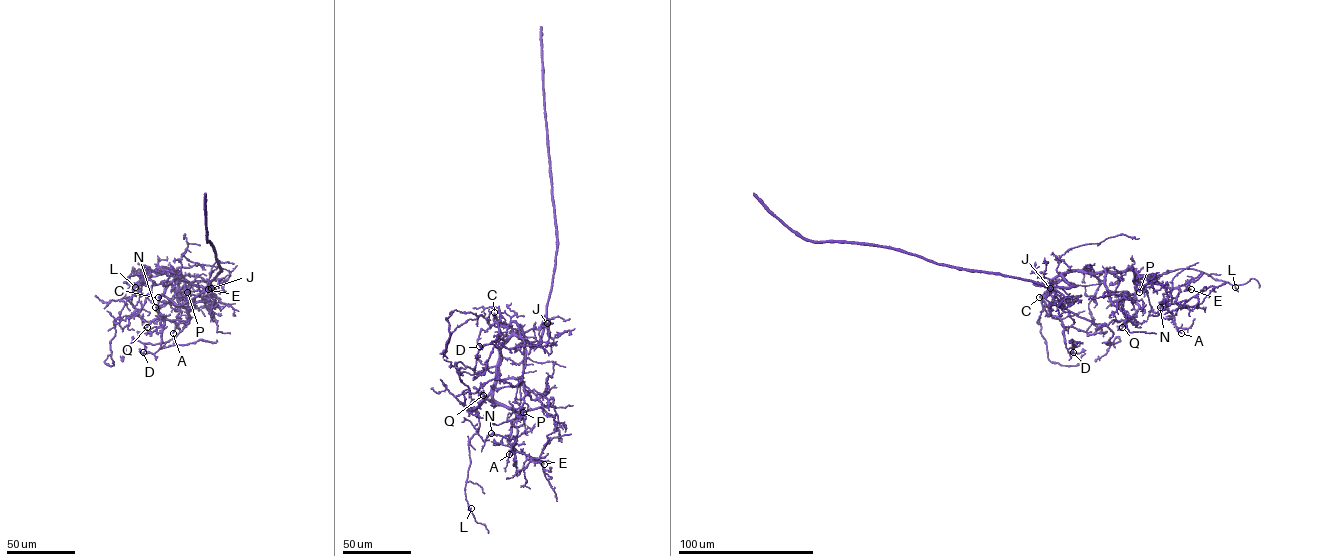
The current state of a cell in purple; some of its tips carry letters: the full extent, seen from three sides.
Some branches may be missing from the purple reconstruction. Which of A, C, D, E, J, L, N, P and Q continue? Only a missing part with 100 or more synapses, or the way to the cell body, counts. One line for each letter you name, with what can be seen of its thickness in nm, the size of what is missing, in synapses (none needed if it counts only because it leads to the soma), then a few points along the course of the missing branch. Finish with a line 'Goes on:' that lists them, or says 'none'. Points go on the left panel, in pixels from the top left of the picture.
C: Thickness 320 nm. Course of what is missing: (158, 297), (157, 306), (190, 316), (216, 312), (224, 298)
Goes on: C

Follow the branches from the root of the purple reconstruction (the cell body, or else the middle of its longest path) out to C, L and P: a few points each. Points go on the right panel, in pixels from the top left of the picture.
C: (1038, 284), (1073, 286), (1056, 276), (1051, 291), (1039, 297)
L: (1038, 284), (1072, 286), (1062, 274), (1075, 271), (1133, 270), (1154, 277), (1192, 268), (1235, 287)
P: (1038, 284), (1071, 287), (1063, 273), (1119, 272), (1131, 267), (1138, 275), (1135, 287), (1139, 292)

